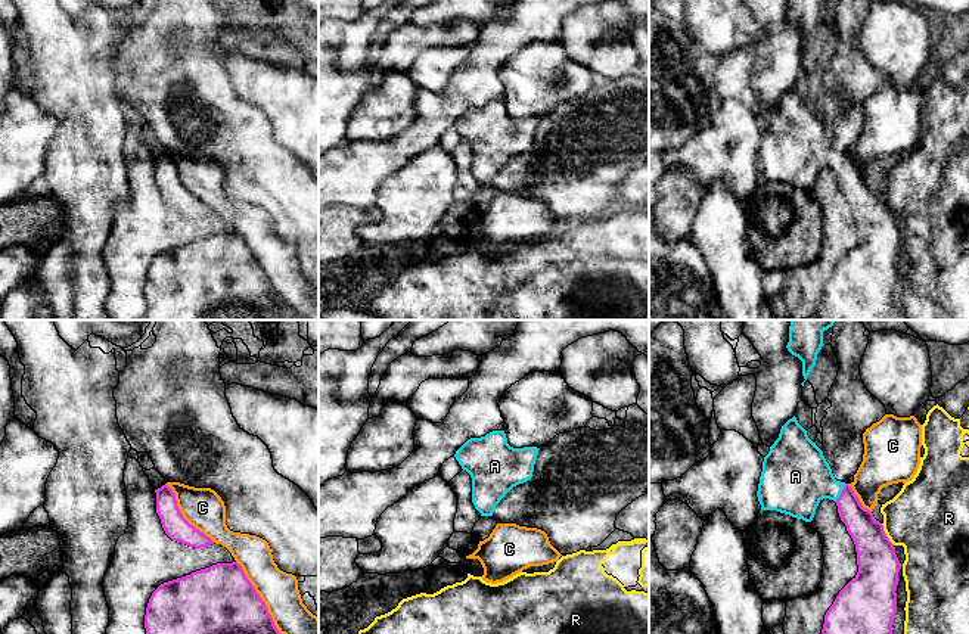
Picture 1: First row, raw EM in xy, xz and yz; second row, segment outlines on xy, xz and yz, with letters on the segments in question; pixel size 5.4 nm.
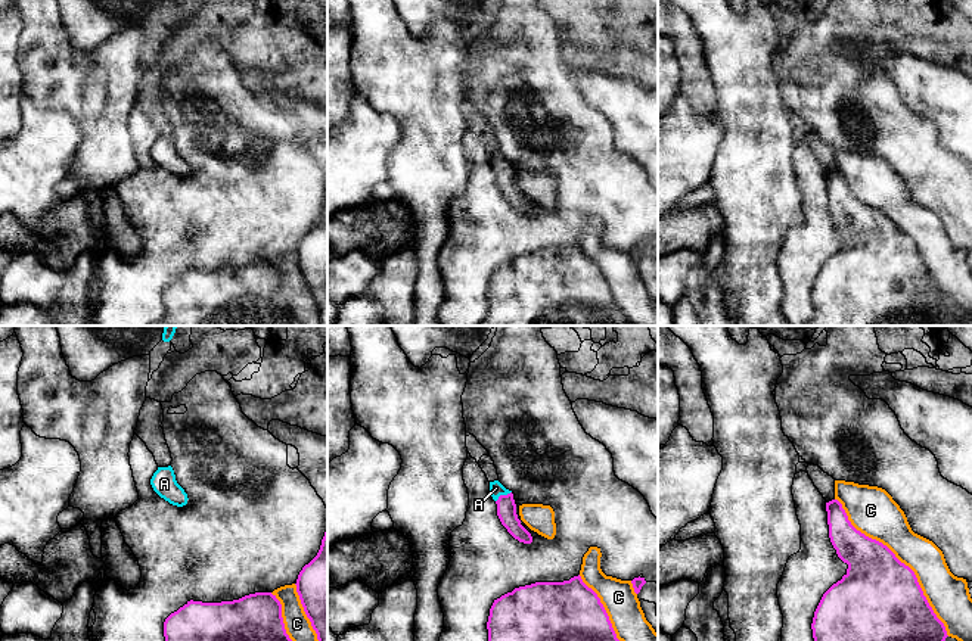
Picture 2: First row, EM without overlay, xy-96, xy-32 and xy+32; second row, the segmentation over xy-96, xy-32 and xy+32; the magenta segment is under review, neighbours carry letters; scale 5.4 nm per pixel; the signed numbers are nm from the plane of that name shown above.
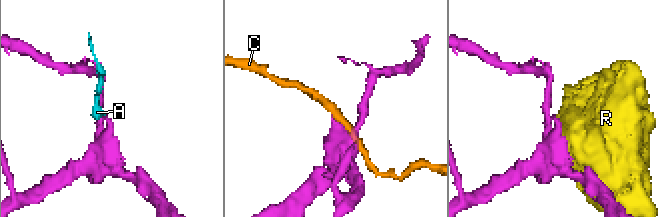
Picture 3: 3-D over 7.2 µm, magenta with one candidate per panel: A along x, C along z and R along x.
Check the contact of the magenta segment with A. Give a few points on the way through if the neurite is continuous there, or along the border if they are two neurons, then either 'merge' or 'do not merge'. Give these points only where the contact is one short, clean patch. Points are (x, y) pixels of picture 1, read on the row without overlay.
runs through yz (865, 199), (841, 162), (808, 148), (798, 146); merge

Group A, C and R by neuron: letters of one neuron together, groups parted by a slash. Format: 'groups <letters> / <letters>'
groups A / C / R

